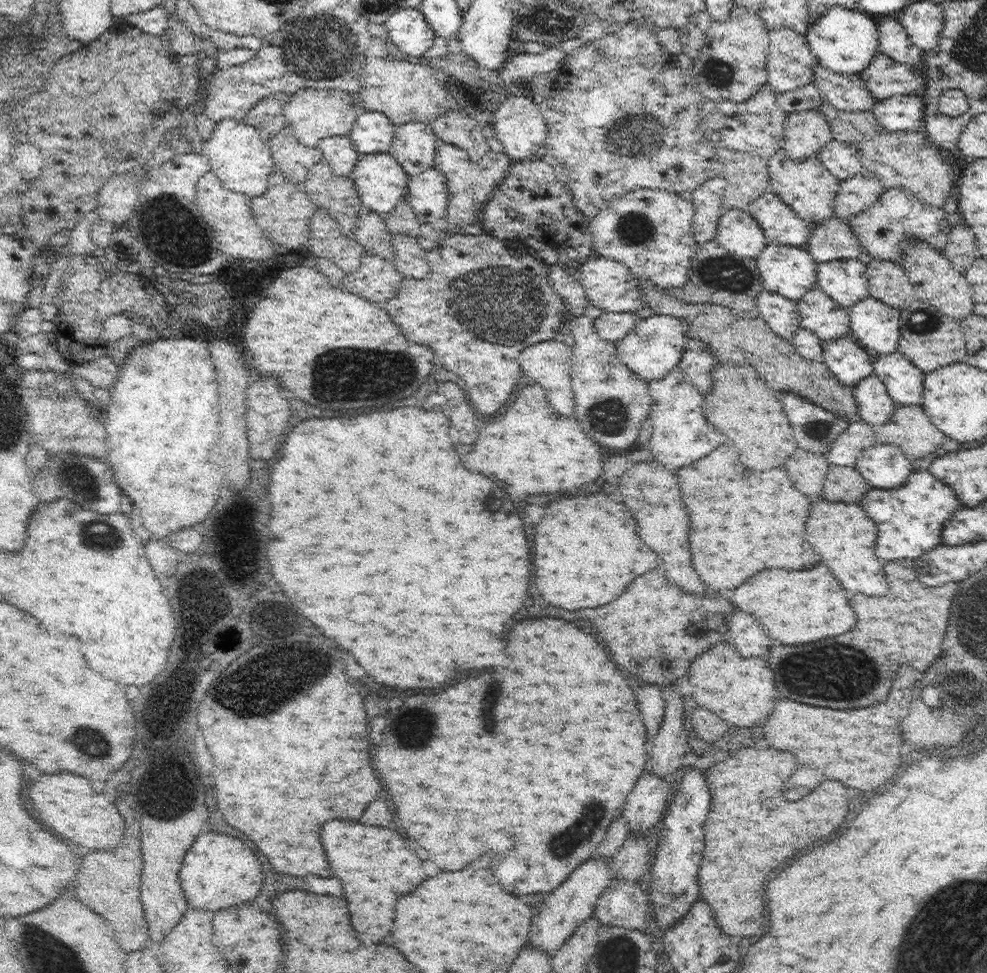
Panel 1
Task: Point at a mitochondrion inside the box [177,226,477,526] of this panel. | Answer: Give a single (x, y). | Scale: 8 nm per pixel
(346, 365)

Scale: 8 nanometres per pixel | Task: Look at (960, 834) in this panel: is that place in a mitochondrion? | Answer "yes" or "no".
no

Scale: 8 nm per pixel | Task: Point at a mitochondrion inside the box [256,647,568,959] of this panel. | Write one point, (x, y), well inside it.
(489, 704)

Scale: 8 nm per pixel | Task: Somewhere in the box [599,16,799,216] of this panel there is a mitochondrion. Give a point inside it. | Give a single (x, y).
(640, 133)

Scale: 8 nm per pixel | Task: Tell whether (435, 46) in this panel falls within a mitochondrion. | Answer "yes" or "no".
no

